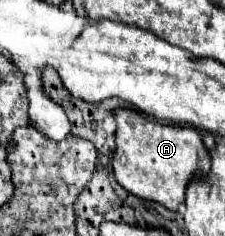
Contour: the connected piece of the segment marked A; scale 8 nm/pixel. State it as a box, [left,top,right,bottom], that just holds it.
[113,109,209,211]

